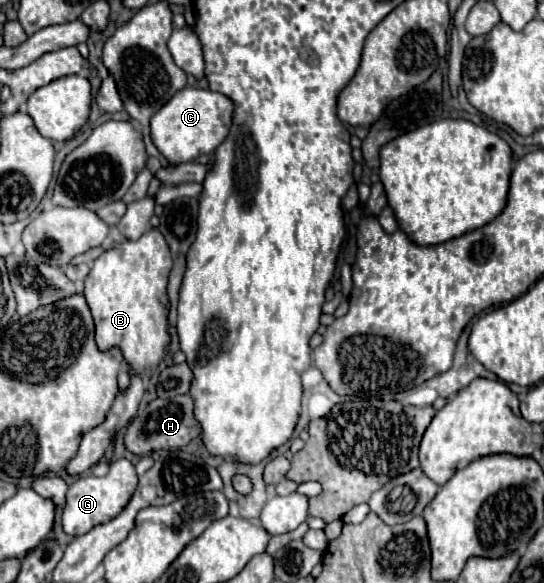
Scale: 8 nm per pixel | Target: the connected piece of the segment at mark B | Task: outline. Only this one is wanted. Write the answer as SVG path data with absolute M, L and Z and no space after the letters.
M150 228L136 242L124 240L114 244L94 262L90 274L86 276L84 298L94 318L96 346L102 352L120 348L130 376L136 376L136 372L152 372L170 350L170 300L166 294L170 270L170 248L164 236Z

